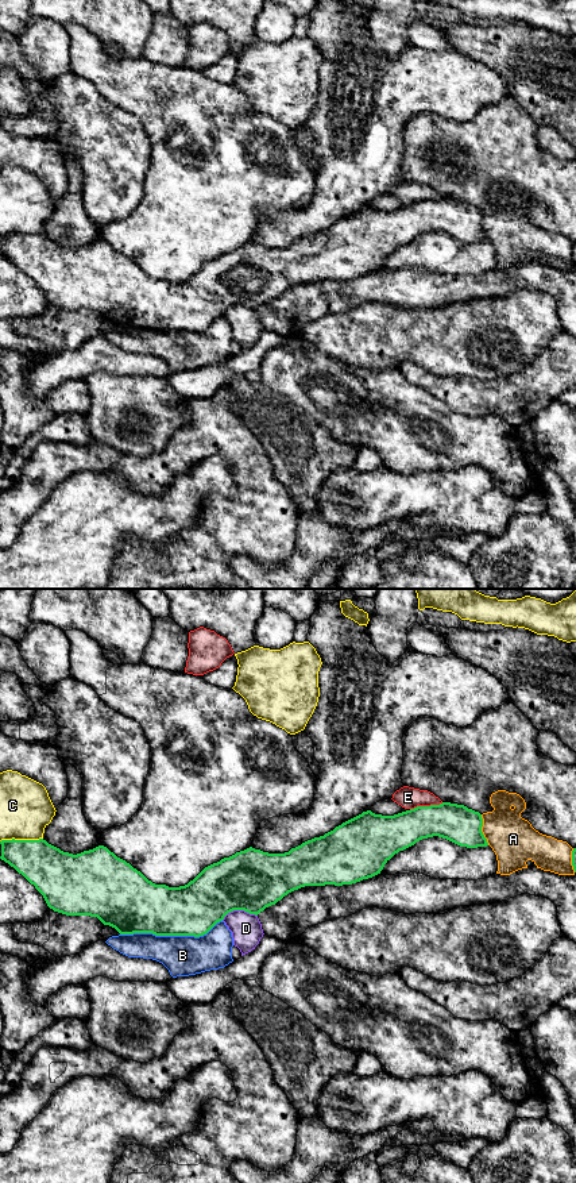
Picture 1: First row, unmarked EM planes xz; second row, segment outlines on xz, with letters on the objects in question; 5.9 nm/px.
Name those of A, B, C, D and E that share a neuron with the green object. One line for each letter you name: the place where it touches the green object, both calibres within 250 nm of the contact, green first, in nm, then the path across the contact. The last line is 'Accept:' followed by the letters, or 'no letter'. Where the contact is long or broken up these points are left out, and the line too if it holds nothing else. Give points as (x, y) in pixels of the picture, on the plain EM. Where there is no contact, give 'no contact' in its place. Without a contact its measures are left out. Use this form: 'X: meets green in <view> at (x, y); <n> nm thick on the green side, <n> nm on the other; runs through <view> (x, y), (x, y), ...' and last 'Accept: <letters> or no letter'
Accept: no letter

